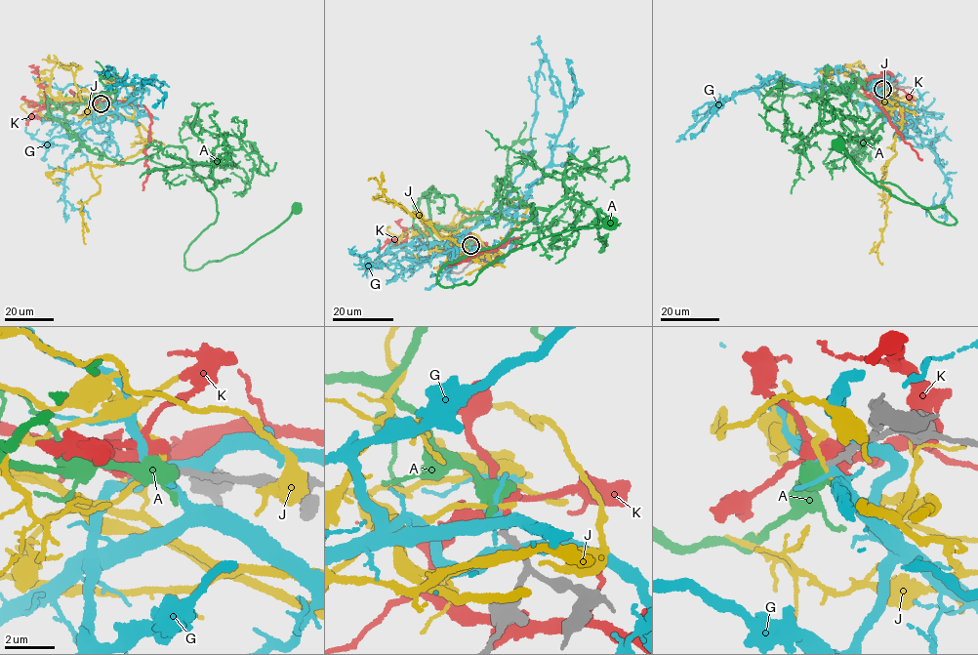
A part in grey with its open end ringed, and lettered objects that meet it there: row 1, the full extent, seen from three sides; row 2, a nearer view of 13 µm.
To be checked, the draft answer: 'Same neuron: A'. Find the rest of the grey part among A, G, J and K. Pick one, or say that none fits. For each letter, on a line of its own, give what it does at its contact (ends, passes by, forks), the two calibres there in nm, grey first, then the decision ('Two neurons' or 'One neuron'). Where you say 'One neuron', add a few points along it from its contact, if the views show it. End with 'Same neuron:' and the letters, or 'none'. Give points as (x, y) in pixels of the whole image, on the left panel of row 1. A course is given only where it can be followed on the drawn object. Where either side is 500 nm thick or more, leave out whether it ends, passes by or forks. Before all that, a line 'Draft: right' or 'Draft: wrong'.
Draft: right
A: It forks there. Thickness 220 nm (grey) against 400 nm. One neuron. Its course: (101, 103), (76, 104), (67, 131), (118, 163), (183, 145), (217, 201), (187, 269), (245, 250), (296, 207)
G: It forks there. Thickness 240 nm (grey) against 280 nm. Two neurons
J: It passes by. Thickness 240 nm (grey) against 200 nm. Two neurons
K: It passes by. Thickness 240 nm (grey) against 440 nm. Two neurons
Same neuron: A

